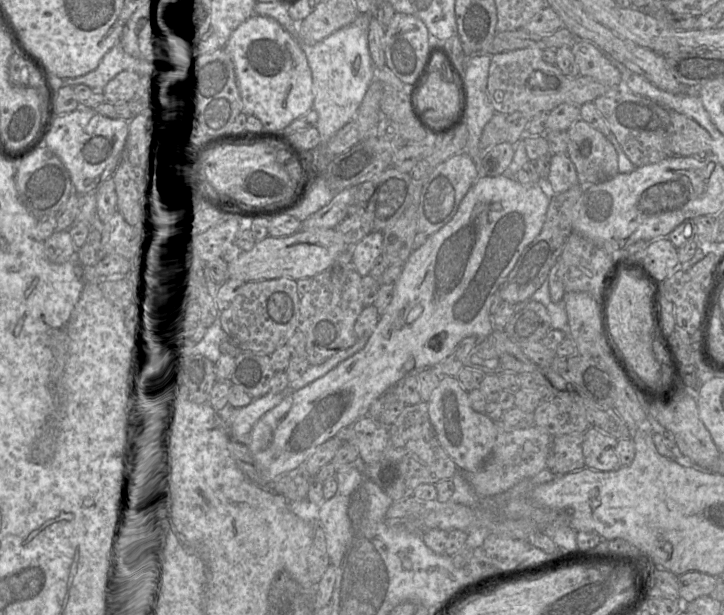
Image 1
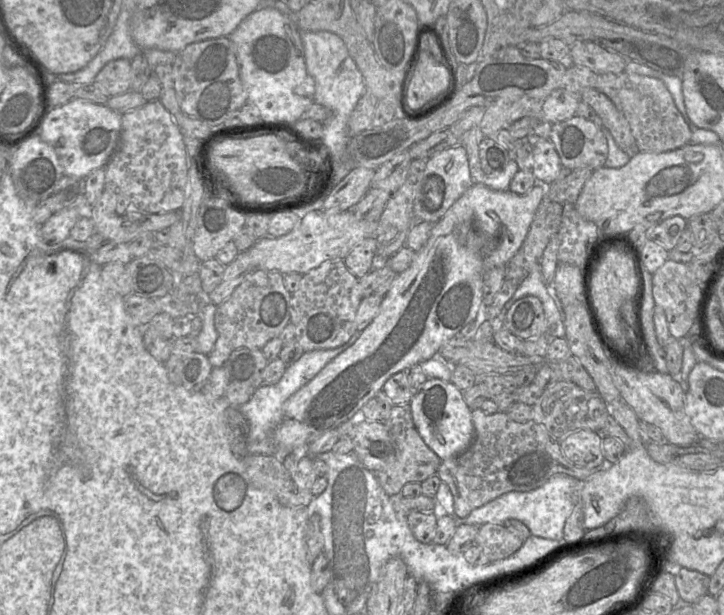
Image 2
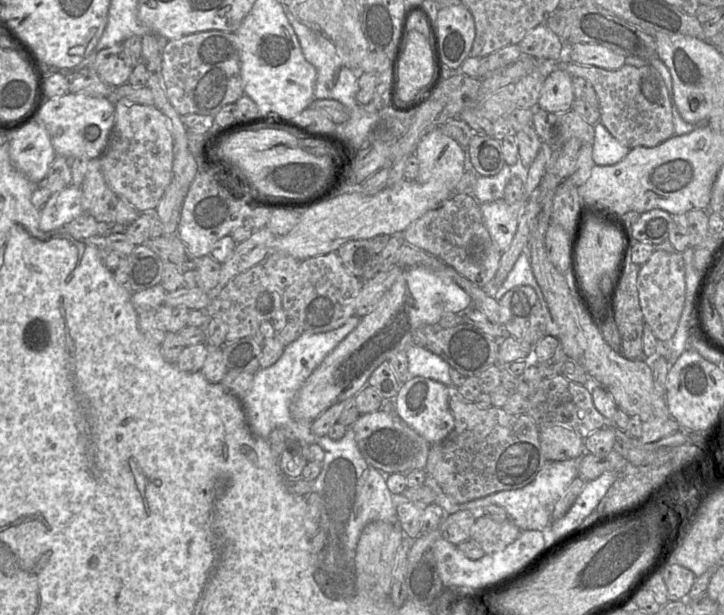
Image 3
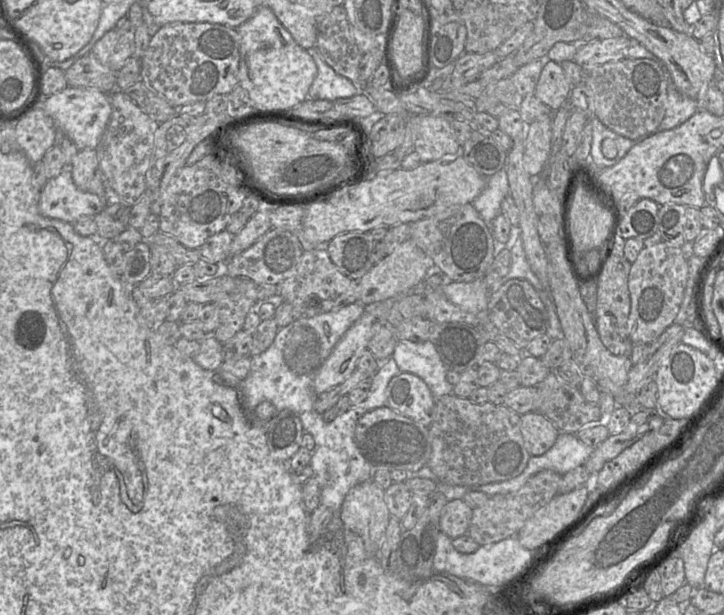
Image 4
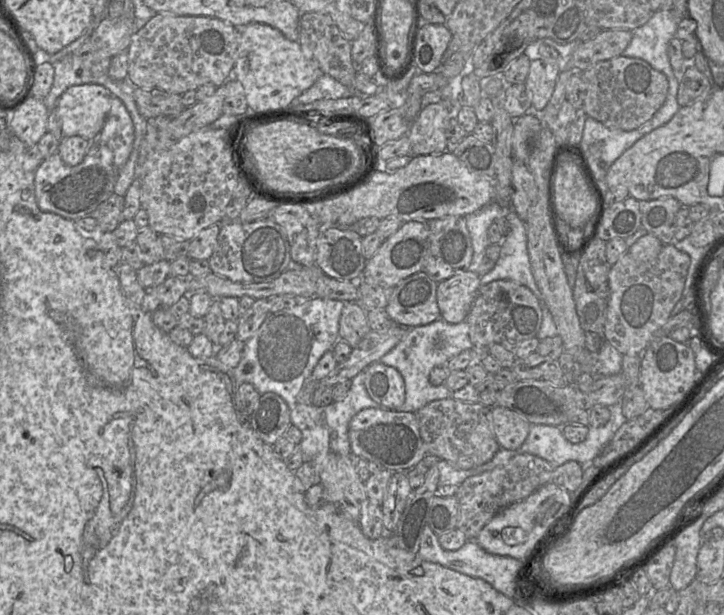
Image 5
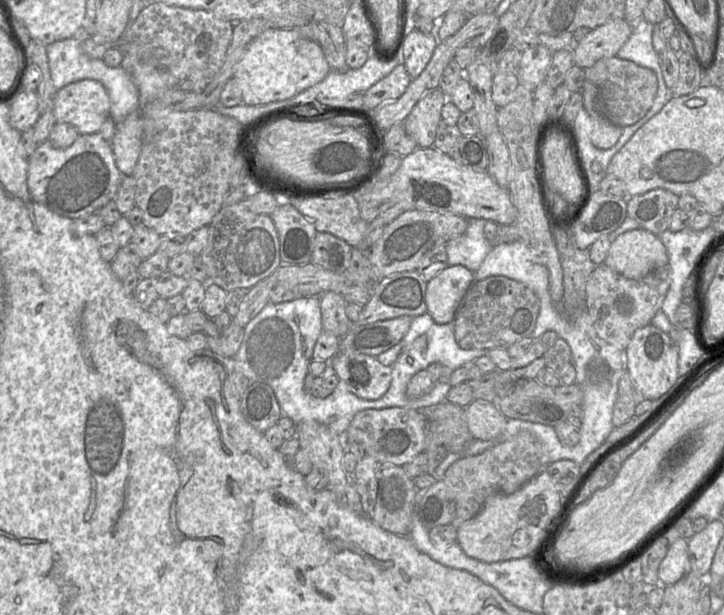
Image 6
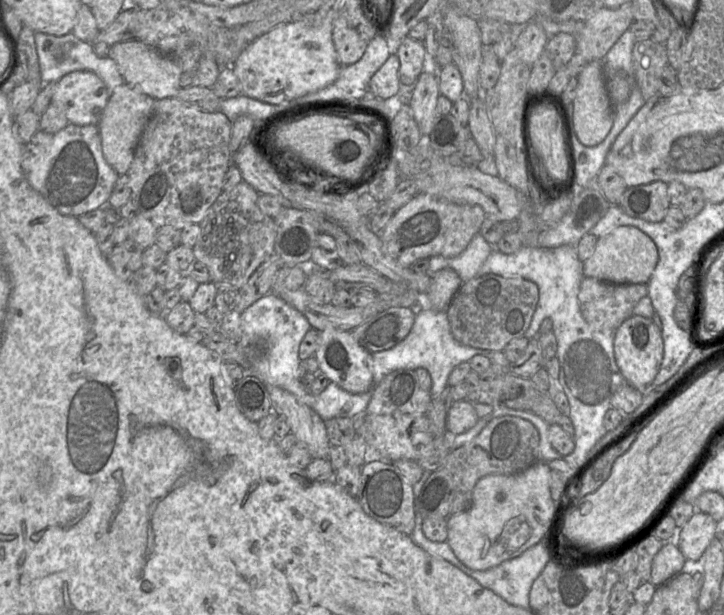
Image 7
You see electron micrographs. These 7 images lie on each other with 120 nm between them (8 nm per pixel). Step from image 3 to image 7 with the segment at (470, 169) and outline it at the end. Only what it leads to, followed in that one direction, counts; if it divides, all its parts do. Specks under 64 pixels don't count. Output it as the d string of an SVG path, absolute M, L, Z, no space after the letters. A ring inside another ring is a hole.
M479 232L459 255L450 258L430 257L427 273L433 275L439 270L451 268L457 272L462 282L467 282L476 276L494 249Z

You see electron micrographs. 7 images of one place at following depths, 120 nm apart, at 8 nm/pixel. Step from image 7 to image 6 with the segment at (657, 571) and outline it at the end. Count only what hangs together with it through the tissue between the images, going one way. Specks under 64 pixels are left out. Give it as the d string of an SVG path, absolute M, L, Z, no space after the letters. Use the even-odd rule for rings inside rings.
M678 538L669 546L667 555L662 560L658 576L663 586L678 582L691 572L691 562L688 552L688 539Z

